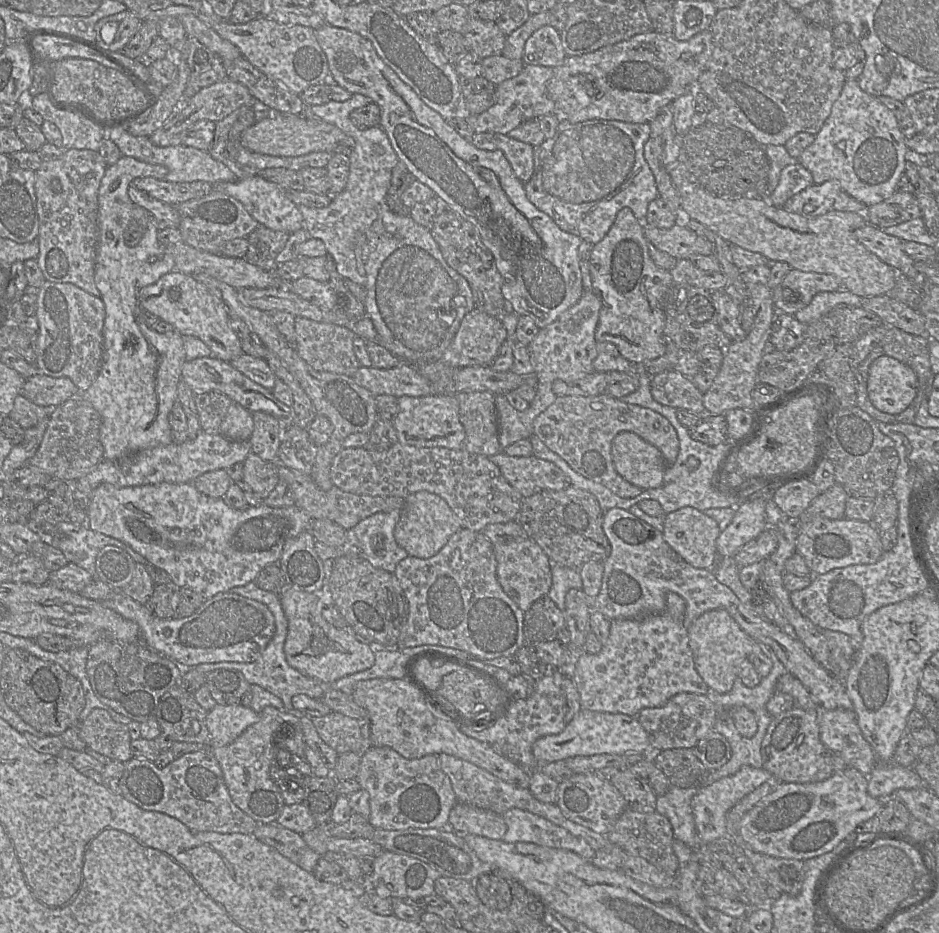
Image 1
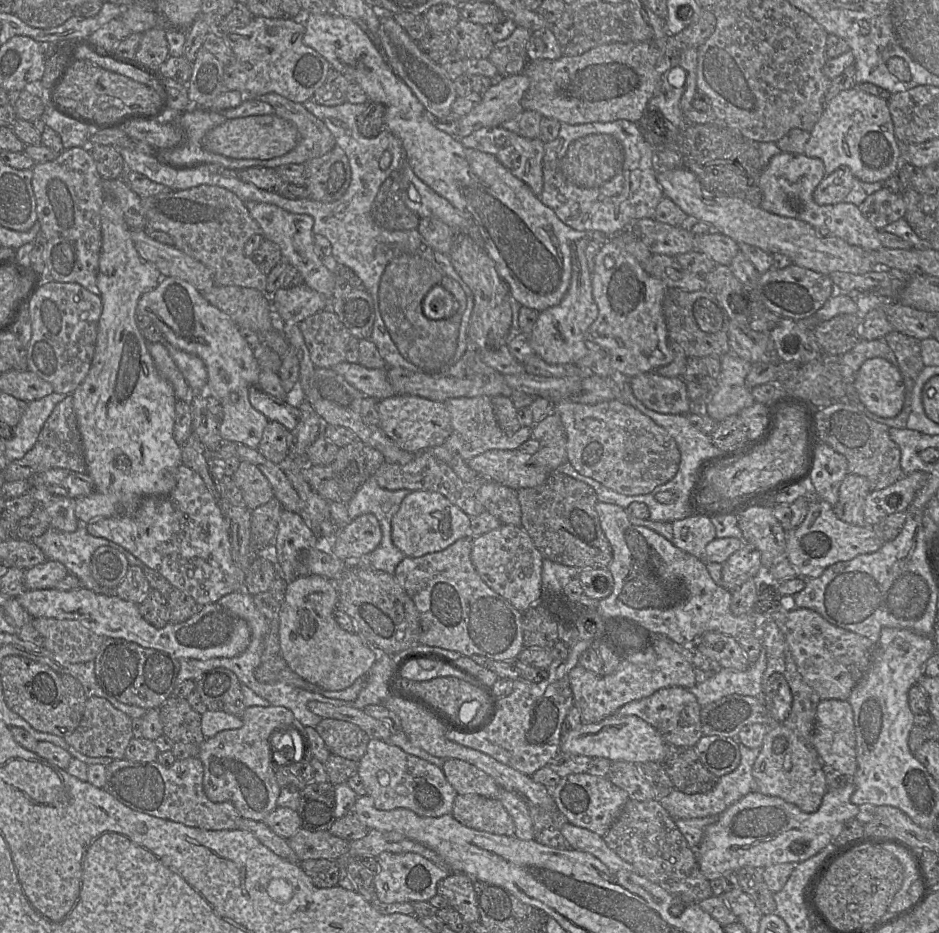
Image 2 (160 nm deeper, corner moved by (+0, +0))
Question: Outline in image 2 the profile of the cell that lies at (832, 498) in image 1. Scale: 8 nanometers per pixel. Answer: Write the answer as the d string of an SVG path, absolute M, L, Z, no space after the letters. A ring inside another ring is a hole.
M847 474L839 487L839 499L833 507L838 519L860 527L872 527L864 519L867 495L872 491L869 481L857 474Z

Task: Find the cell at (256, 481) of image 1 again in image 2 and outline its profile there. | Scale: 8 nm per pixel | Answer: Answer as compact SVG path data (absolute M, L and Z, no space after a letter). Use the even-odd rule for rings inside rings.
M241 461L238 469L231 477L242 491L244 505L251 511L274 497L268 479L248 461Z

